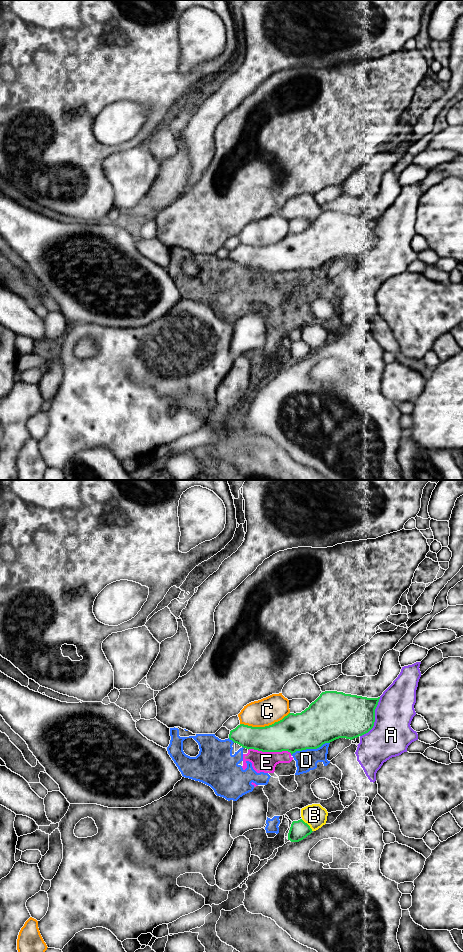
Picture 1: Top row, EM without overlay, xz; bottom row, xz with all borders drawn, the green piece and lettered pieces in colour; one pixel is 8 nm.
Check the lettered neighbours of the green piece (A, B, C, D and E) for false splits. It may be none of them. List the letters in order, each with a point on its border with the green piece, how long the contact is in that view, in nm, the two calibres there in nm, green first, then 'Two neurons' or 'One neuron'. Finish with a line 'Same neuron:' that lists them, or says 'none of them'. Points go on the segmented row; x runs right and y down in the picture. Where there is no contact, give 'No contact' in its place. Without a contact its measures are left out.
A: Touches green at xz (374, 718). Shared border 360 nm. Thickness 360 nm (green) against 320 nm. Two neurons
B: Touches green at xz (308, 825). Shared border 140 nm. Thickness 150 nm (green) against 180 nm. Two neurons
C: Touches green at xz (265, 726). Shared border 420 nm. Thickness 300 nm (green) against 220 nm. Two neurons
D: Touches green at xz (310, 748). Shared border 320 nm. Thickness 340 nm (green) against 170 nm. Two neurons
E: Touches green at xz (270, 751). Shared border 360 nm. Thickness 300 nm (green) against 160 nm. Two neurons
Same neuron: none of them

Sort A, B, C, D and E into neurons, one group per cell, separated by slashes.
A / B / C / D E

